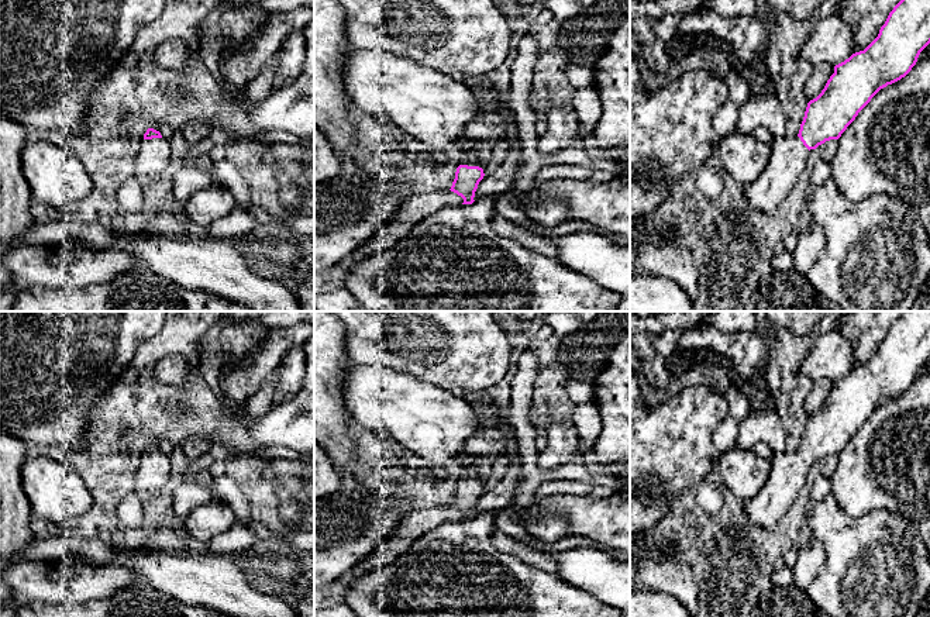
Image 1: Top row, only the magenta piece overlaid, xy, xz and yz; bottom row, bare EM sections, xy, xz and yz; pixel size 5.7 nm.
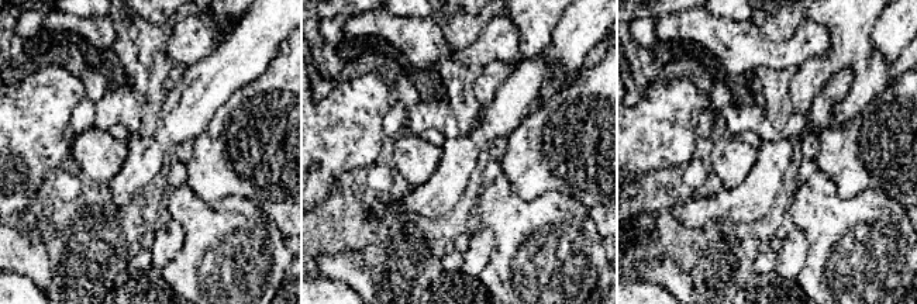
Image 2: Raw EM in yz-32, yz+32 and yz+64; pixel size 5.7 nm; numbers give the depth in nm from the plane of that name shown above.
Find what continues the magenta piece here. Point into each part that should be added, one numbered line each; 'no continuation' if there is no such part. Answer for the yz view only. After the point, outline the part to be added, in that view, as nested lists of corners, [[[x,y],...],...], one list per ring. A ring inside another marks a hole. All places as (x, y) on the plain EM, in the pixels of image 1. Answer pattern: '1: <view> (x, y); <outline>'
1: yz (789, 472); [[[798,451],[775,452],[771,463],[767,485],[745,504],[747,523],[762,530],[771,530],[785,517],[809,470]]]

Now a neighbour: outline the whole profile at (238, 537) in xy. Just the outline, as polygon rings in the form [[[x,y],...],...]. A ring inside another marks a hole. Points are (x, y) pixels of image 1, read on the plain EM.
[[[235,523],[227,532],[216,537],[204,547],[217,555],[232,555],[234,552],[251,548],[256,541],[255,528]]]

